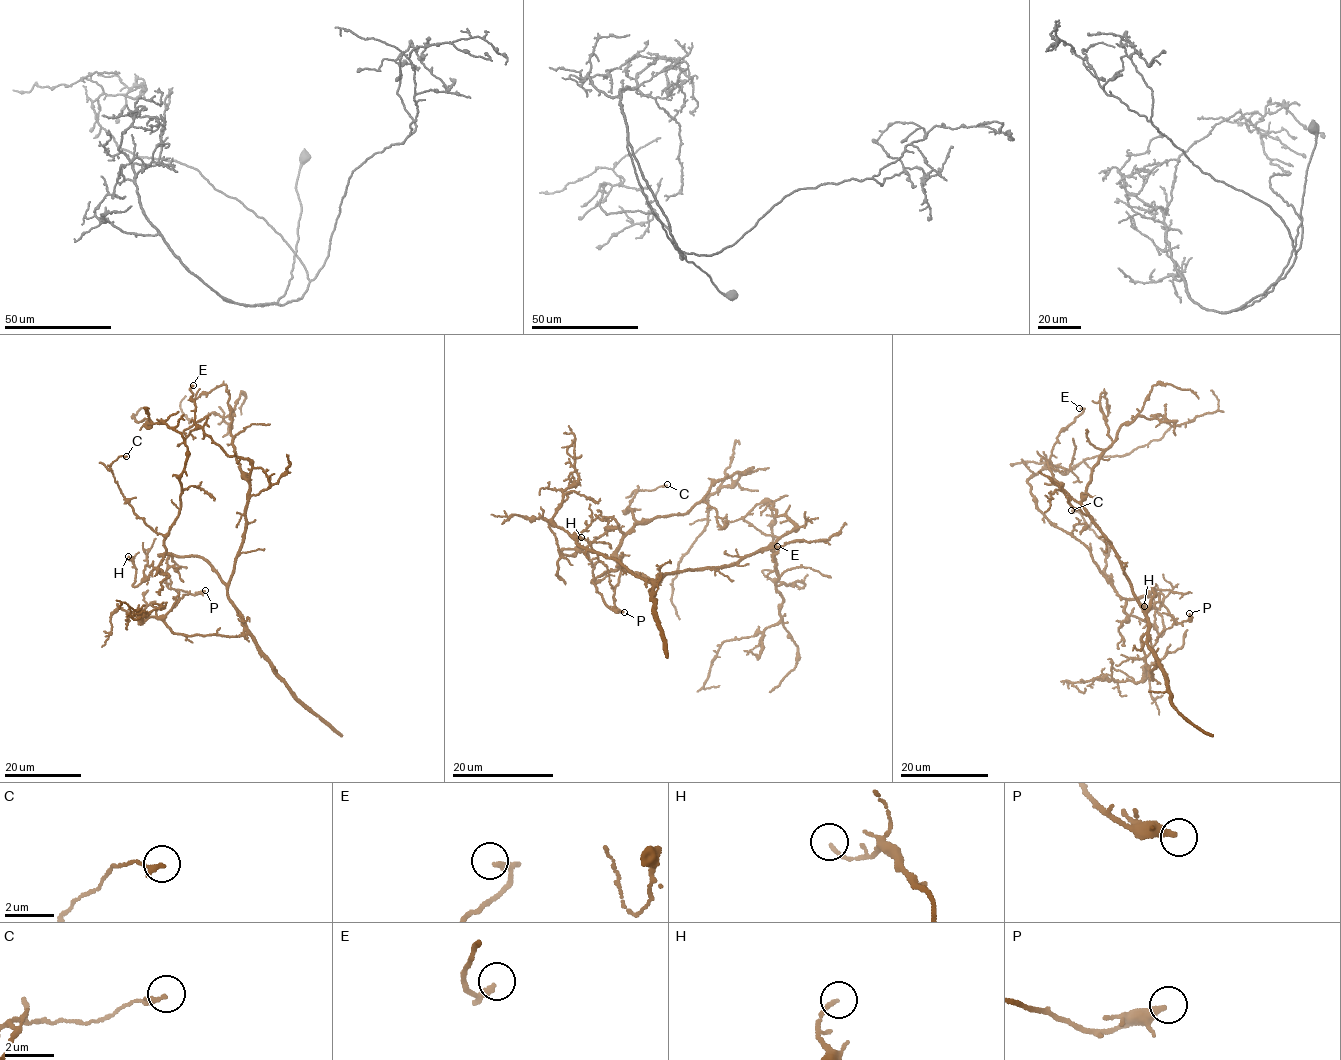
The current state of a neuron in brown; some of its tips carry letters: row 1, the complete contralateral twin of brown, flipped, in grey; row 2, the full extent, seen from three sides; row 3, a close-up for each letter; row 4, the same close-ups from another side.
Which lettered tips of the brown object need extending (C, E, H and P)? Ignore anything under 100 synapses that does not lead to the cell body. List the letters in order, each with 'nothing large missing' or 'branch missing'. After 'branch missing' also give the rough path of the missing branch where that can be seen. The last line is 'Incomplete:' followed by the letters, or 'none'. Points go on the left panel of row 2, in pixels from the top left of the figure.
C: nothing large missing
E: nothing large missing
H: nothing large missing
P: nothing large missing
Incomplete: none

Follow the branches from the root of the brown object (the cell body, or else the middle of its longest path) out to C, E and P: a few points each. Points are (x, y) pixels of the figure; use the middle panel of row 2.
C: (655, 582), (627, 572), (617, 551), (628, 531), (641, 523), (633, 510), (625, 512), (636, 490), (667, 484)
E: (655, 582), (688, 569), (726, 567), (769, 548), (795, 527), (766, 501), (775, 516), (771, 545), (777, 546)
P: (655, 582), (622, 569), (611, 570), (595, 578), (596, 591), (603, 600), (611, 609), (624, 612)

